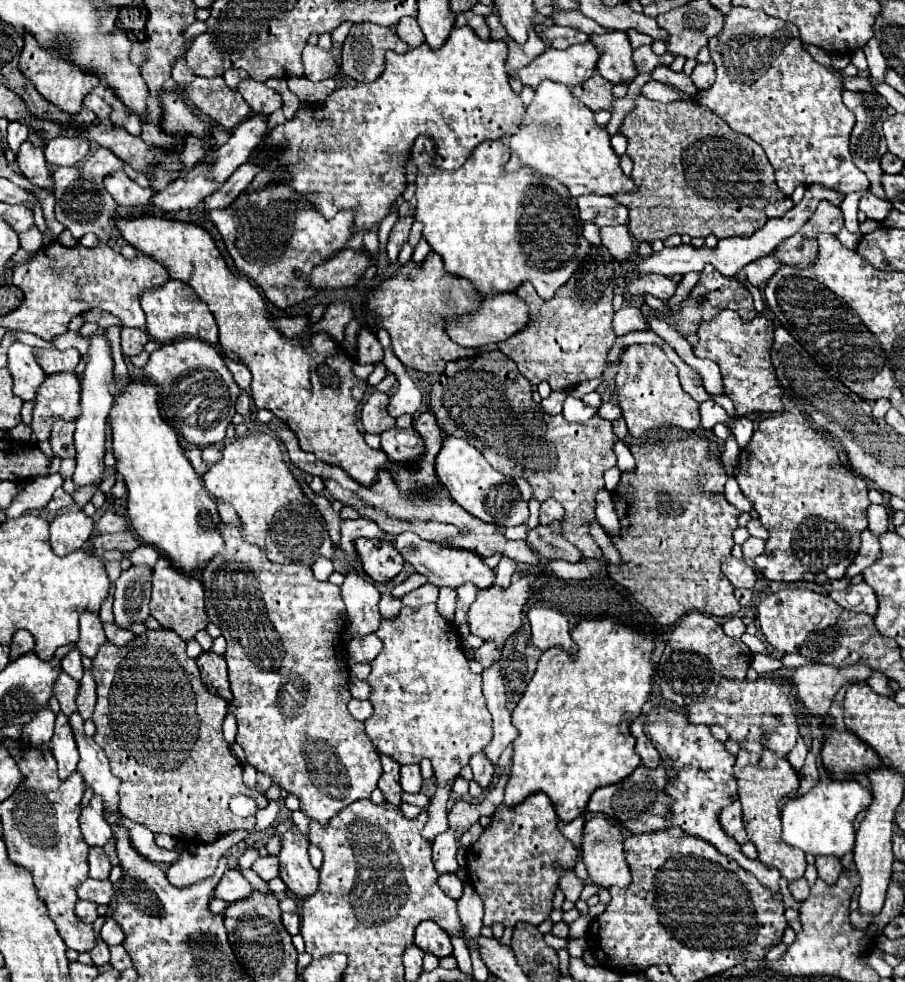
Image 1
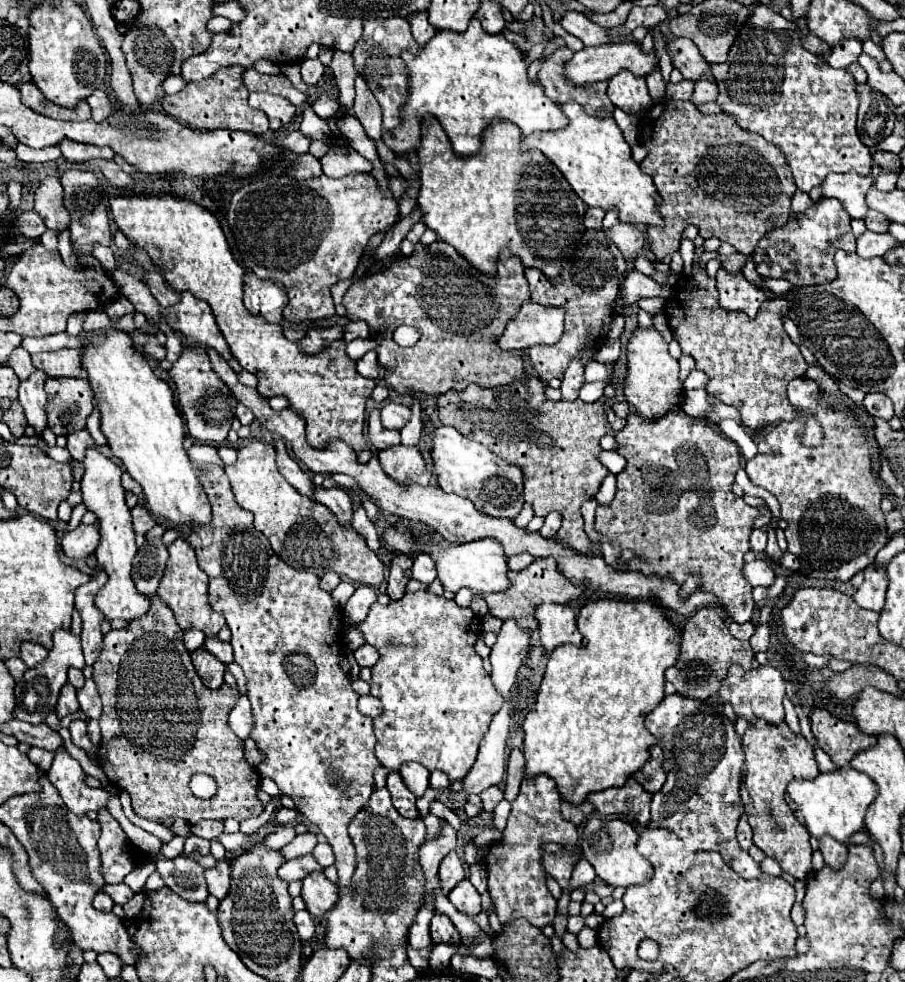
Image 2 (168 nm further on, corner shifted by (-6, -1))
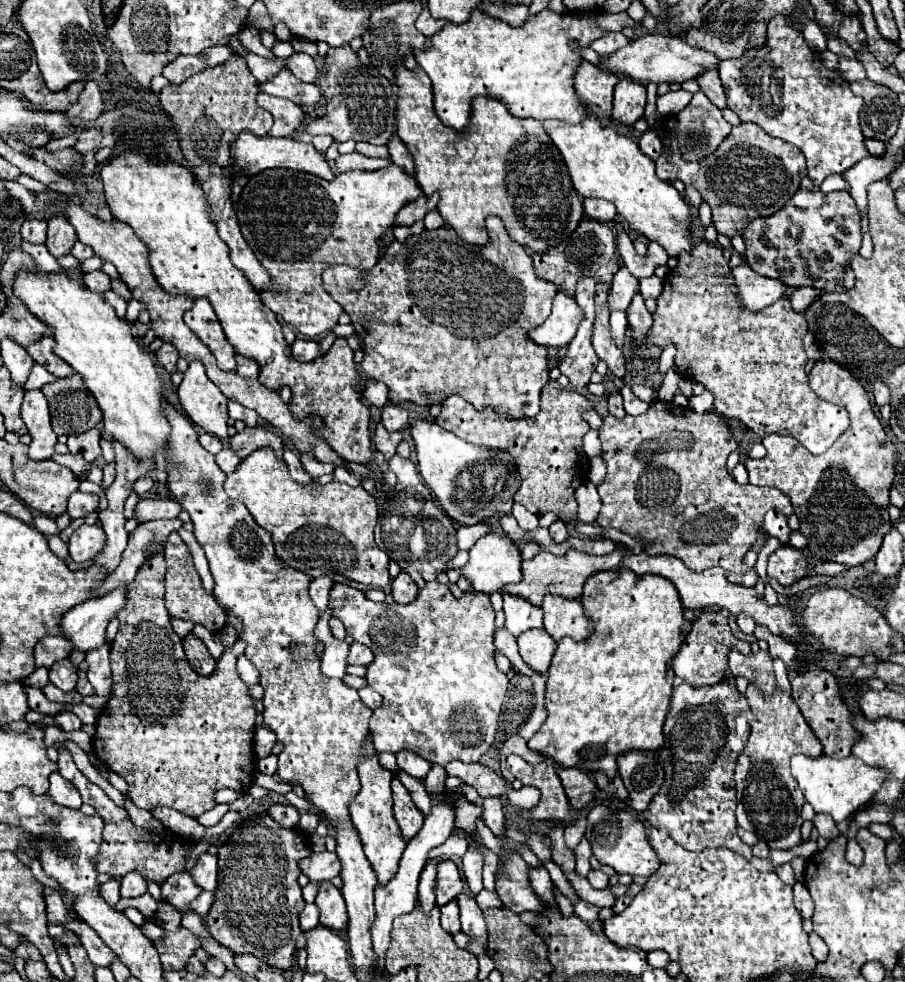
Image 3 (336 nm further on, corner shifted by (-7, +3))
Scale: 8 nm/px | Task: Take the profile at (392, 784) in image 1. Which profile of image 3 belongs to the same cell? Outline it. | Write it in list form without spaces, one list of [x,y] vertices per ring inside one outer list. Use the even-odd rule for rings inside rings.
[[[397,775],[393,777],[393,811],[395,811],[395,819],[403,831],[405,841],[413,839],[417,831],[423,827],[423,813],[415,807],[411,793],[403,787]]]

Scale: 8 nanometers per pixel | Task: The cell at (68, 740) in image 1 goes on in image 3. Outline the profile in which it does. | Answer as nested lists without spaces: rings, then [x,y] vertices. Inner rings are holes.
[[[55,771],[49,779],[51,779],[49,795],[53,797],[55,803],[65,805],[65,807],[71,807],[71,809],[79,809],[79,807],[83,805],[77,787],[75,787],[73,783],[69,783],[67,779],[63,779],[63,777],[59,775],[59,771]]]

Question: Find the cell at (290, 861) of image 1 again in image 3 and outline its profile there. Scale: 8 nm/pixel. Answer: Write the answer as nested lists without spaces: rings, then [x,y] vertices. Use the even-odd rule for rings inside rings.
[[[321,881],[315,897],[315,905],[321,911],[321,925],[329,929],[345,929],[347,927],[347,911],[345,899],[341,891],[331,881]]]

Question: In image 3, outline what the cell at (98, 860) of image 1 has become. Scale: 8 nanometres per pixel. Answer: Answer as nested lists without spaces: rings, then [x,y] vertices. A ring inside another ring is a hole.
[[[61,741],[55,743],[57,751],[59,751],[59,773],[69,779],[71,783],[75,783],[75,787],[79,789],[81,797],[83,797],[83,803],[87,805],[93,805],[97,815],[105,819],[105,829],[103,829],[103,843],[99,847],[99,857],[97,857],[97,871],[99,873],[107,873],[107,875],[113,875],[113,877],[123,877],[127,873],[139,873],[139,875],[145,875],[147,879],[151,881],[163,881],[167,879],[171,873],[177,873],[177,871],[183,871],[183,859],[185,859],[185,853],[189,851],[189,845],[191,841],[181,837],[181,835],[173,835],[173,833],[165,833],[163,837],[161,835],[153,835],[145,829],[139,829],[131,823],[129,815],[125,809],[117,807],[101,787],[93,785],[87,781],[87,777],[75,767],[73,763],[73,757],[71,757],[71,751],[63,747]],[[163,841],[163,851],[159,851],[159,843]]]

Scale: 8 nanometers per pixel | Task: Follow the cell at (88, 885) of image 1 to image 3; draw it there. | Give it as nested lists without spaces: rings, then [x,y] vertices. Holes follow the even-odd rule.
[[[127,873],[121,879],[121,897],[139,897],[147,891],[147,879],[139,873]]]

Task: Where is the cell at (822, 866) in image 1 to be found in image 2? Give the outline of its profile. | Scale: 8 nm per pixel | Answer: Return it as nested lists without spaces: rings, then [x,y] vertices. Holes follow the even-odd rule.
[[[828,835],[820,837],[820,851],[824,855],[824,861],[826,865],[834,867],[834,869],[840,869],[844,863],[846,863],[846,855],[848,855],[848,847]]]

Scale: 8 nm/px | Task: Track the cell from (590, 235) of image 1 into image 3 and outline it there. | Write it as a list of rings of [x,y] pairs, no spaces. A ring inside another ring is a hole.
[[[585,199],[583,201],[585,213],[589,219],[599,219],[599,221],[613,221],[617,211],[613,207],[613,203],[603,201],[603,199]]]

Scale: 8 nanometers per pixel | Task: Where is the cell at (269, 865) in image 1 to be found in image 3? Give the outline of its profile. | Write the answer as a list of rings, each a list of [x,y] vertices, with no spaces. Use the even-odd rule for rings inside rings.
[[[323,851],[323,853],[311,853],[307,859],[301,859],[299,869],[303,875],[307,875],[311,881],[323,881],[333,879],[341,871],[341,863],[335,853]]]

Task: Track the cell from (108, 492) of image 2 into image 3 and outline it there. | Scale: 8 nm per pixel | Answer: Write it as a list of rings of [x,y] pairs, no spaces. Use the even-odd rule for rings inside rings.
[[[127,585],[105,593],[103,597],[87,599],[85,603],[67,611],[61,619],[63,637],[75,645],[79,651],[91,651],[105,643],[105,629],[109,621],[125,607]]]

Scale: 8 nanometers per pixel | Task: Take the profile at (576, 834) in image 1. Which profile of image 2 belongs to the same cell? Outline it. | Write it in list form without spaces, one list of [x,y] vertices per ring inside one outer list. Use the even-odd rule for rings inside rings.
[[[562,799],[562,815],[568,821],[572,821],[574,825],[584,825],[586,819],[592,815],[592,811],[594,811],[594,805],[590,801],[584,801],[580,805],[572,805],[566,799]]]

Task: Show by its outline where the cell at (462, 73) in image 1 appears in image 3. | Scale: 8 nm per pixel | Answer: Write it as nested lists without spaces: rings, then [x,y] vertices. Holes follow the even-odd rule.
[[[475,9],[471,19],[463,25],[447,23],[437,35],[431,37],[431,47],[421,51],[415,49],[415,59],[423,71],[429,73],[431,85],[433,85],[433,97],[435,97],[435,113],[439,119],[449,125],[455,131],[467,129],[467,123],[471,119],[471,103],[475,97],[493,97],[501,101],[511,115],[519,119],[555,119],[563,123],[581,123],[587,115],[585,107],[579,103],[575,89],[573,89],[573,73],[577,69],[577,63],[581,63],[581,55],[569,47],[569,39],[577,39],[581,45],[589,47],[593,39],[599,39],[605,31],[601,31],[595,21],[595,13],[565,13],[557,15],[549,9],[531,15],[523,27],[509,27],[501,19],[485,15],[481,9]]]

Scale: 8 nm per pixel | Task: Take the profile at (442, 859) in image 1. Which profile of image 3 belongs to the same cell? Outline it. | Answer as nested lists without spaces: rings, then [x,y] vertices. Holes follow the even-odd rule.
[[[451,859],[441,861],[437,867],[437,887],[435,887],[437,905],[453,901],[461,891],[463,891],[463,879],[459,875],[457,865]]]

